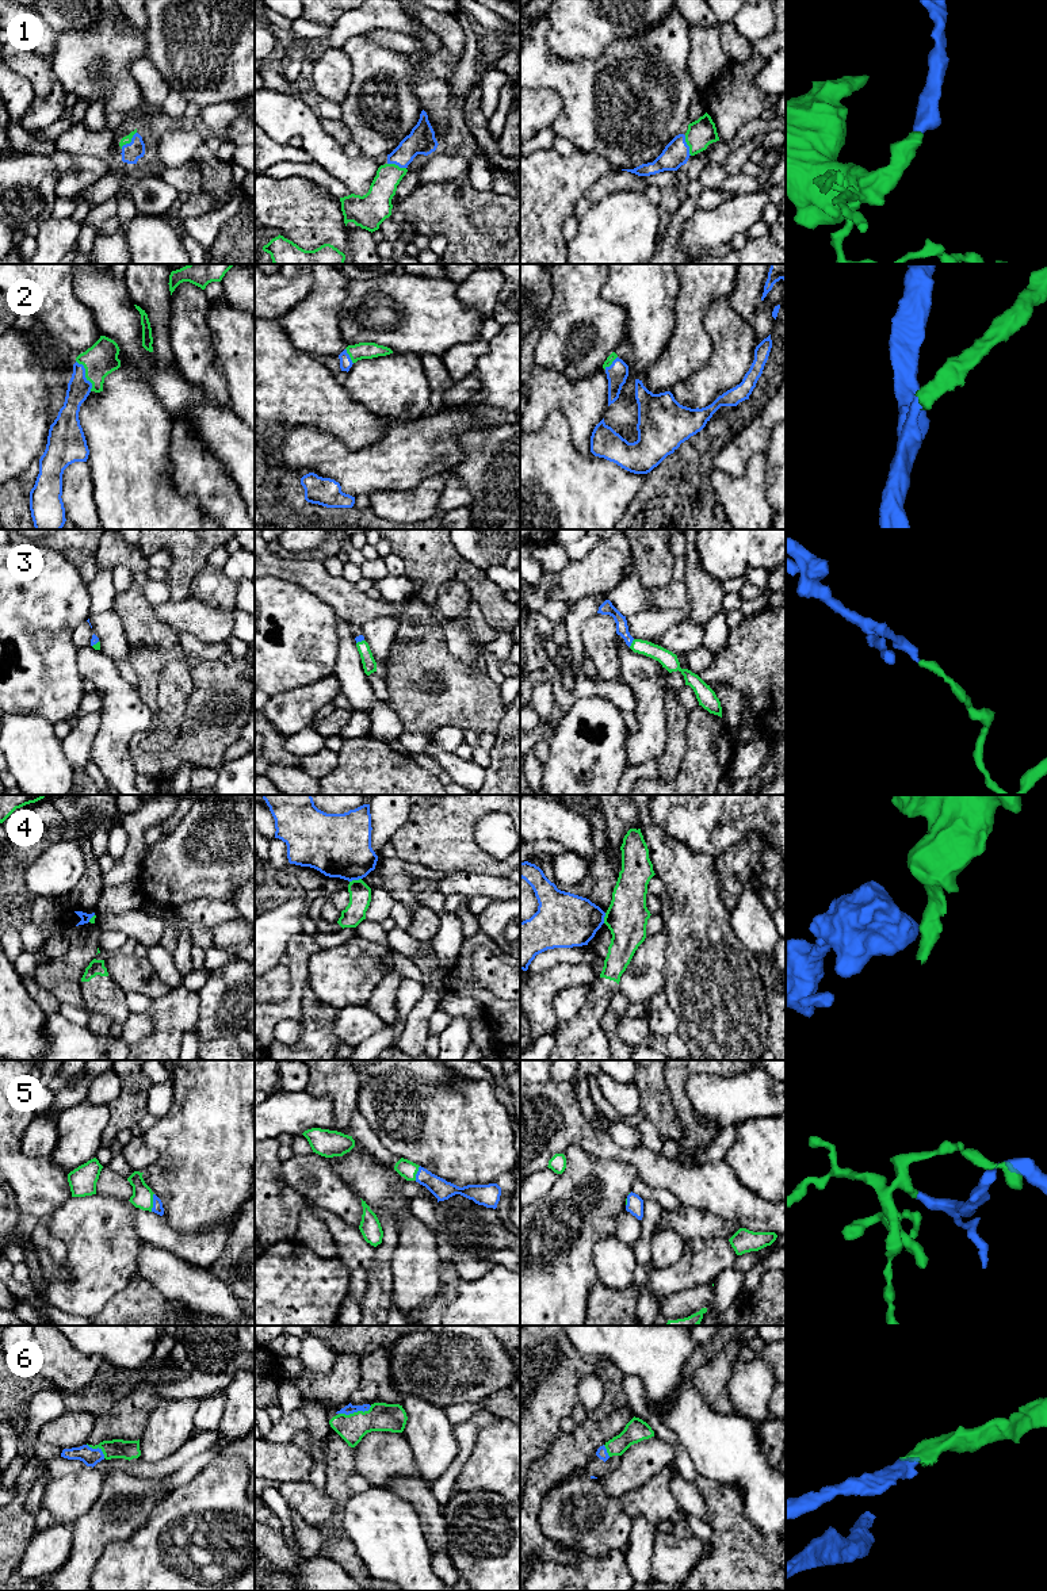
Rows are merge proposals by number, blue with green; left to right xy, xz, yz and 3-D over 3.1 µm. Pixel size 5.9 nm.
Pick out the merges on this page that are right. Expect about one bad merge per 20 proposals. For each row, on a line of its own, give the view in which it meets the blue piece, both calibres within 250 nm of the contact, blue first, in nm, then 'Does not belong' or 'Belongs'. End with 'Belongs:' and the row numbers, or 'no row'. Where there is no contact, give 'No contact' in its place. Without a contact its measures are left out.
1: Touches blue in xy. Thickness 110 nm (blue) against 50 nm. Belongs
2: Touches blue in xy. Thickness 140 nm (blue) against 200 nm. Belongs
3: Touches blue in yz. Thickness 80 nm (blue) against 100 nm. Belongs
4: Touches blue in xz. Thickness 380 nm (blue) against 130 nm. Does not belong
5: Touches blue in xy. Thickness 70 nm (blue) against 130 nm. Belongs
6: Touches blue in xz. Thickness 60 nm (blue) against 170 nm. Belongs
Belongs: 1, 2, 3, 5, 6

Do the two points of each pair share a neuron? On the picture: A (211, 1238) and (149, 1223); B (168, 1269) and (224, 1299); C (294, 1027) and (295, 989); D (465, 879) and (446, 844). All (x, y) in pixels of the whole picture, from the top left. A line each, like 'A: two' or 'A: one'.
A: one
B: one
C: two
D: two

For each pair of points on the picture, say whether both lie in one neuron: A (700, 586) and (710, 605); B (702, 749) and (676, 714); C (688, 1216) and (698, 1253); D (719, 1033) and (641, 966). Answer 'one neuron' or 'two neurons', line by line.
A: one neuron
B: two neurons
C: two neurons
D: two neurons

